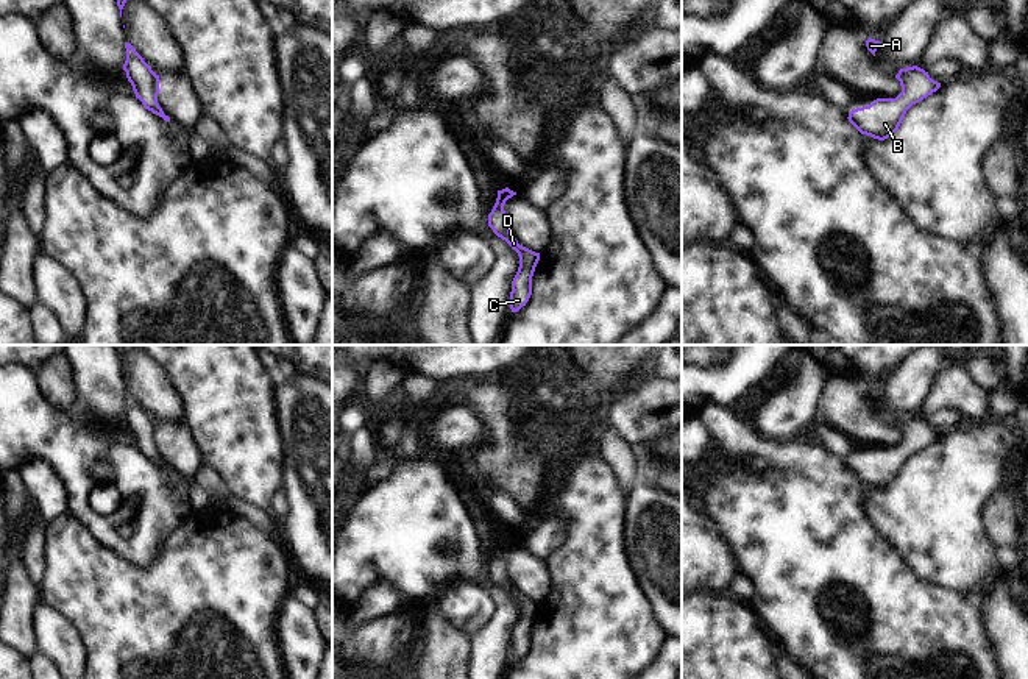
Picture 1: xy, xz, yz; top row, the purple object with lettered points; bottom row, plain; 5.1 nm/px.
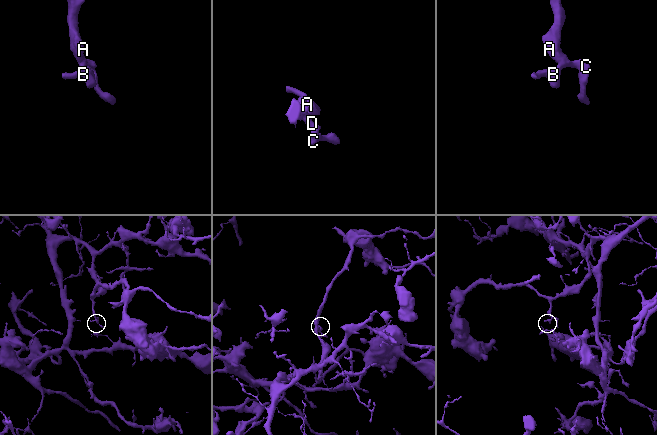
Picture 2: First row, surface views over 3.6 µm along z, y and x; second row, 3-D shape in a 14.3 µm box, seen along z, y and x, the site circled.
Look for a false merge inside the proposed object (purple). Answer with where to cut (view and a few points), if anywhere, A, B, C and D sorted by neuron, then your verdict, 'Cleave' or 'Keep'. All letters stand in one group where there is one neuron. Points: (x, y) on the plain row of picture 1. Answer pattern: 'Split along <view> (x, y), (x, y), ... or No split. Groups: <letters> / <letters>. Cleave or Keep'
No split. Groups: A B C D. Keep

